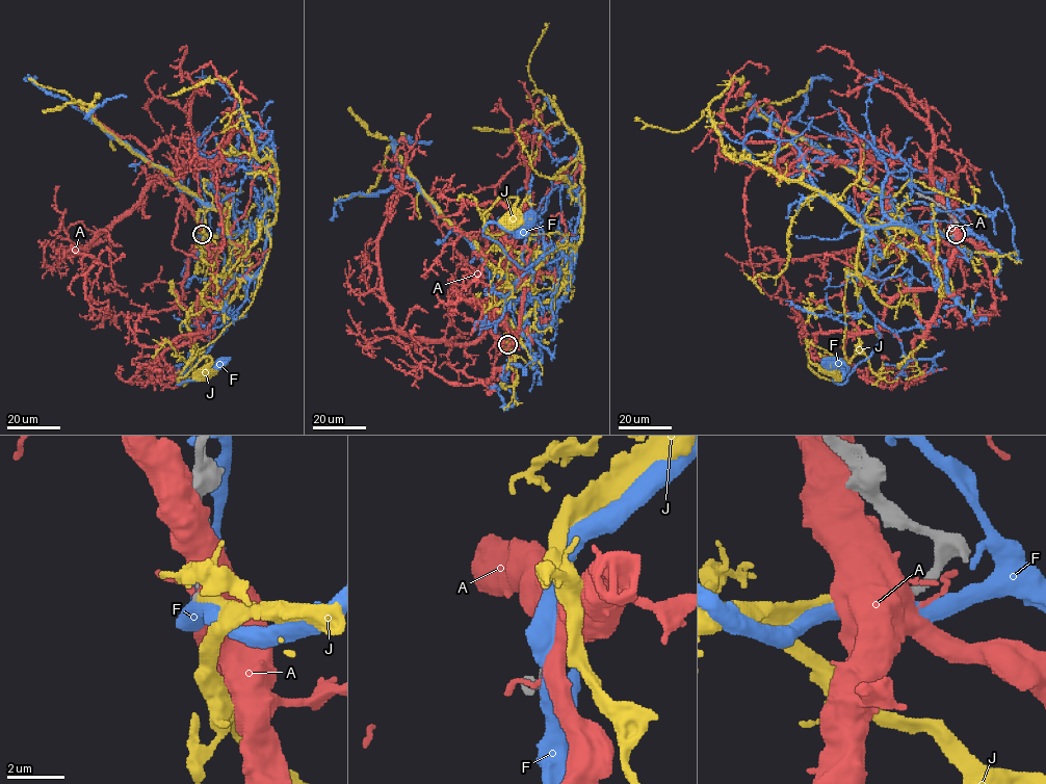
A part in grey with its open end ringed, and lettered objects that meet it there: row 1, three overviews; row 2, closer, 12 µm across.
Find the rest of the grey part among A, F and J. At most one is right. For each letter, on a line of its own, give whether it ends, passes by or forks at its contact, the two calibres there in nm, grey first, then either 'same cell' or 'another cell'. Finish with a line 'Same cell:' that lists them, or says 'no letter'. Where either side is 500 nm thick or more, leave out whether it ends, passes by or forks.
A: 320 nm thick on the grey side, 900 nm on the other; another cell
F: 300 nm thick on the grey side, 550 nm on the other; another cell
J: it ends there; 240 nm thick on the grey side, 220 nm on the other; same cell
Same cell: J

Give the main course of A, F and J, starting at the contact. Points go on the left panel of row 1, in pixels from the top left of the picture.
A: (202, 234), (181, 184), (156, 178), (86, 247), (72, 245), (96, 259), (85, 295), (107, 301), (104, 308)
F: (202, 234), (212, 237), (223, 226), (268, 227), (263, 263), (242, 304), (177, 383), (199, 381), (221, 362)
J: (202, 234), (242, 234), (263, 227), (269, 237), (252, 304), (200, 348), (178, 382), (209, 357), (204, 371)

